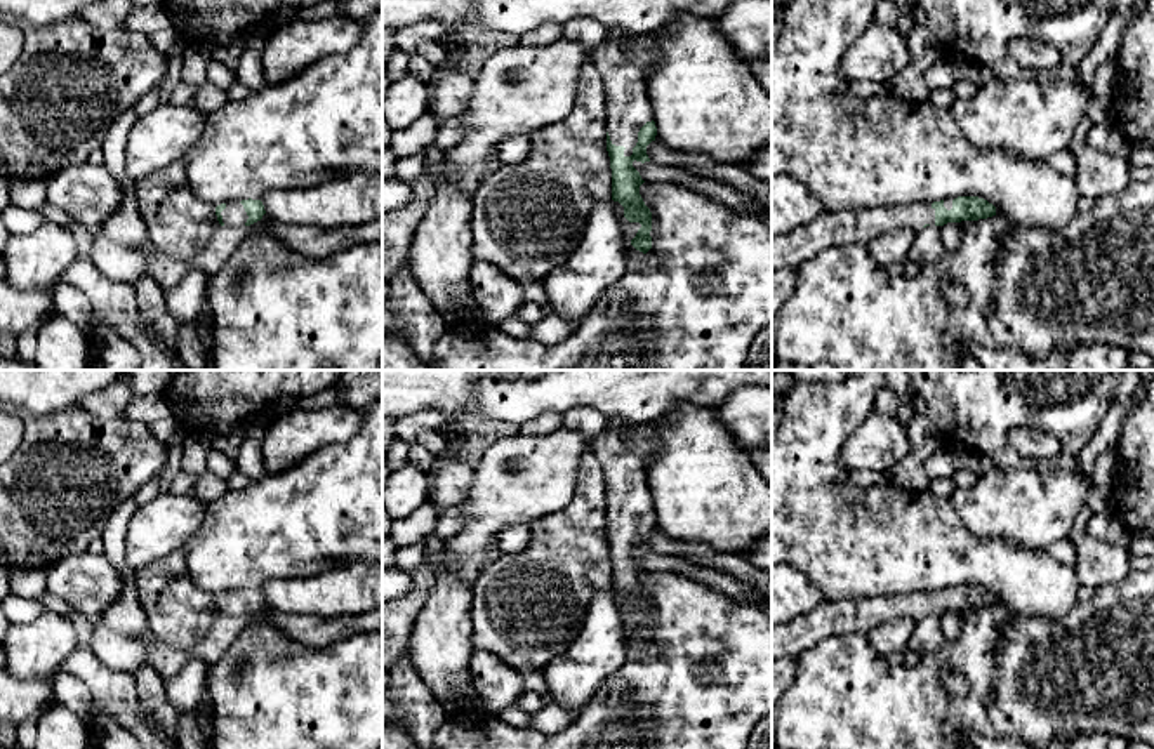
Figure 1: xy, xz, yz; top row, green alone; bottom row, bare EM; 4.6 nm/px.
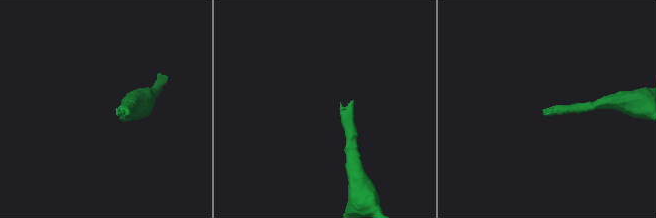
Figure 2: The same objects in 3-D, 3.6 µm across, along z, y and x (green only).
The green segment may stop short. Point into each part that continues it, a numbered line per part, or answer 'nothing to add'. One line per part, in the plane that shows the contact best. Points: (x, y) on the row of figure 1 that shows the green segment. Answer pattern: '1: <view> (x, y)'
1: xz (628, 106)

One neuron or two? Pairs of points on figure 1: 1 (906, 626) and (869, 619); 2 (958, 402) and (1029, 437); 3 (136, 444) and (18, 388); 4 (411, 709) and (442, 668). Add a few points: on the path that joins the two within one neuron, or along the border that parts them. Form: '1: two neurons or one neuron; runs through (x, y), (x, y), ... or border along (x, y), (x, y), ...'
1: two neurons; border along (915, 619), (887, 619), (868, 635)
2: two neurons; border along (1007, 435), (1015, 428), (1040, 428), (1055, 437)
3: two neurons; border along (77, 405), (28, 419)
4: two neurons; border along (411, 650), (416, 673), (447, 713)

